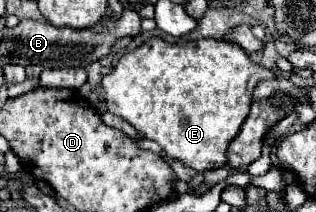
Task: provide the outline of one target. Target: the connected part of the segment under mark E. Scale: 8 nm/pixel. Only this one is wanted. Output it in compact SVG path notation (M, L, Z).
M151 36L149 40L145 40L145 42L143 42L141 46L137 46L135 50L123 54L121 60L117 62L117 66L103 78L101 86L103 86L103 92L105 92L105 102L107 102L109 112L113 112L113 114L125 118L139 134L143 134L143 138L157 142L169 158L175 158L175 160L183 162L187 168L191 168L191 170L195 170L195 172L207 172L207 170L223 167L224 164L227 163L225 154L229 143L235 138L235 134L239 132L239 126L243 124L243 118L247 118L249 108L251 108L251 92L253 92L253 88L257 86L257 82L263 80L263 78L273 79L276 78L276 75L272 70L267 70L267 68L255 64L255 62L245 54L245 50L243 50L241 46L237 46L237 44L231 44L231 42L225 42L225 40L213 40L213 38L211 38L211 40L185 42L185 44L171 44L171 42L165 42L165 40L159 38L159 36Z

